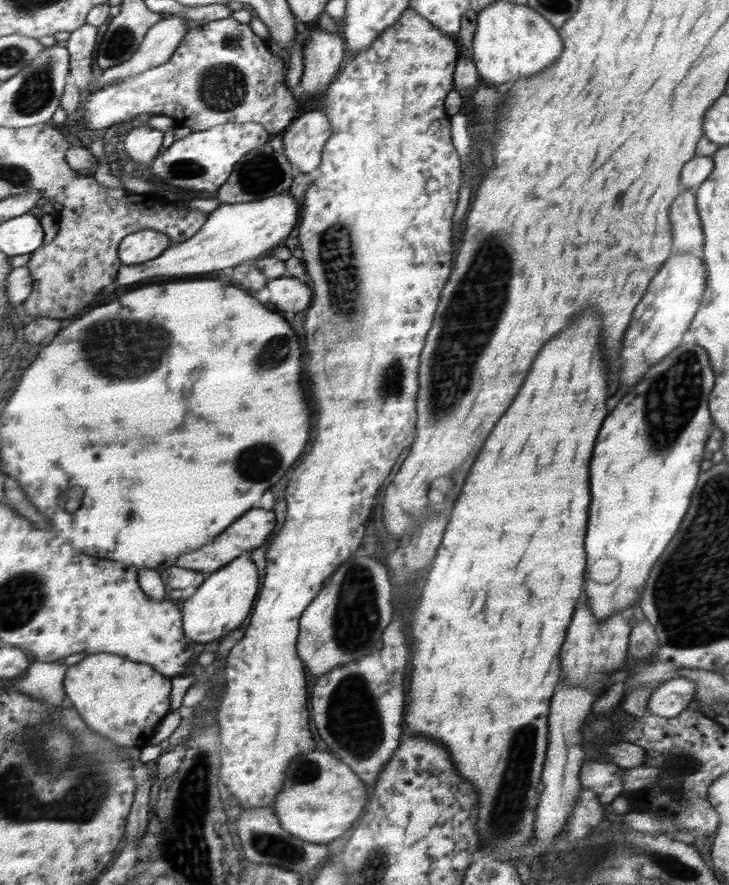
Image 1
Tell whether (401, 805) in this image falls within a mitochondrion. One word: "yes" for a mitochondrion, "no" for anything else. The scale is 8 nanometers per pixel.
no

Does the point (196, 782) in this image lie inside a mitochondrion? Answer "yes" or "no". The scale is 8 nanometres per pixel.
yes

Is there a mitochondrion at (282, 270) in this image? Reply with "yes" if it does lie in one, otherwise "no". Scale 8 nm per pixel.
no

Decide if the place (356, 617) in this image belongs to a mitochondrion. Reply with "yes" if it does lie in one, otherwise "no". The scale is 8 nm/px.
yes

